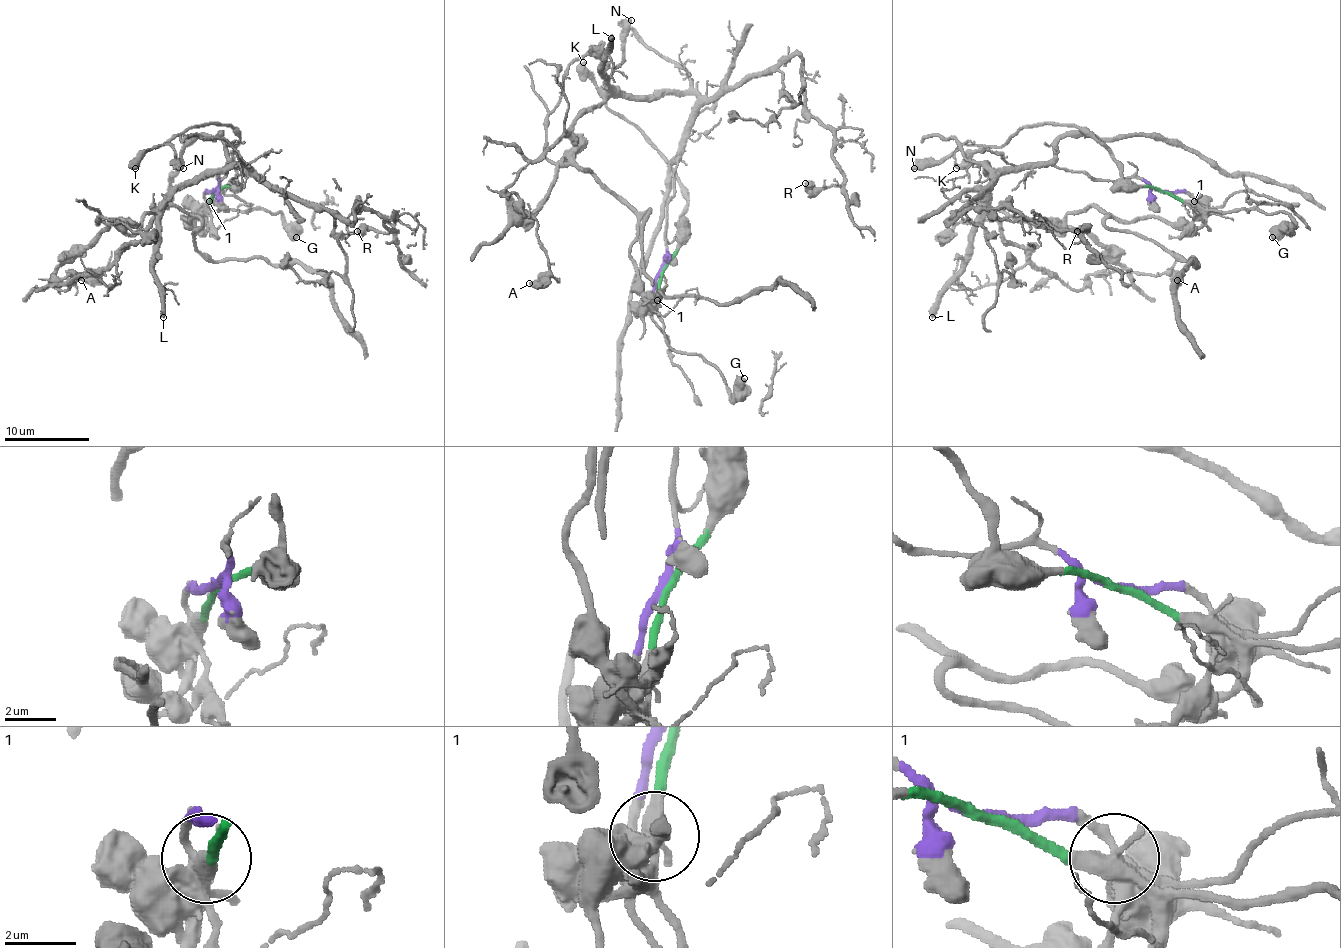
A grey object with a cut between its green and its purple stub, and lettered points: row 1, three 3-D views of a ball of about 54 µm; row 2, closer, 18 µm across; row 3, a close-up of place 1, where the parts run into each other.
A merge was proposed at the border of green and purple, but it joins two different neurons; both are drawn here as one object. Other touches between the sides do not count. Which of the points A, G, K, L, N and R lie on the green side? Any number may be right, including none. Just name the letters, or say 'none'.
G, K, N

